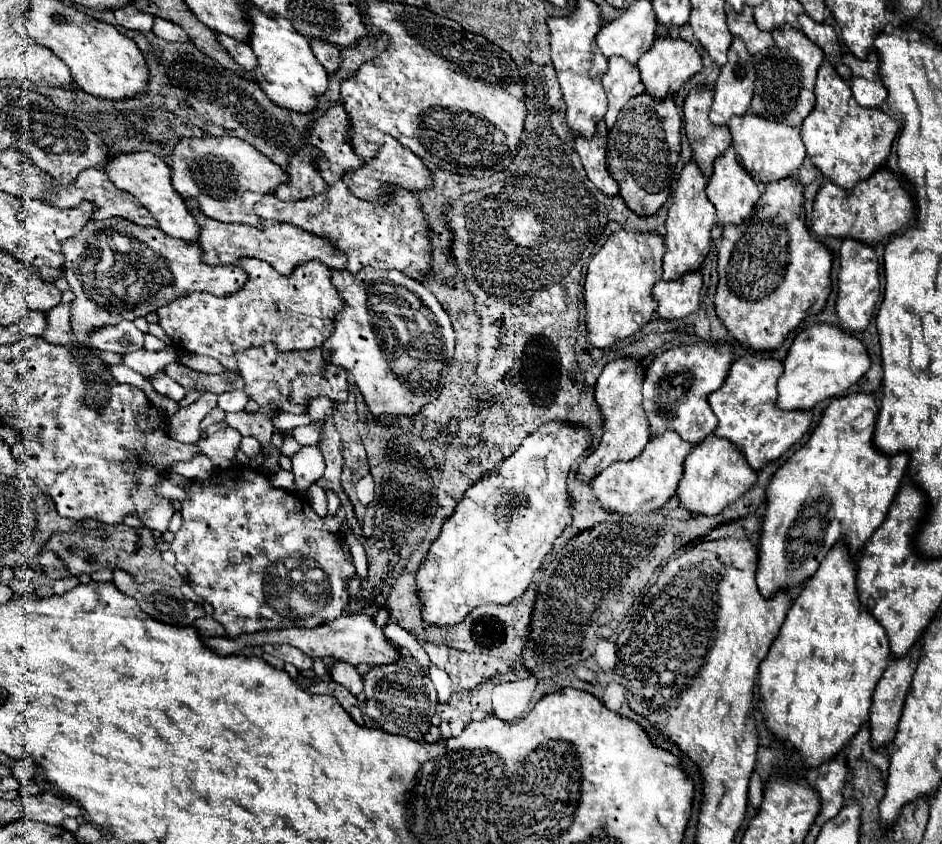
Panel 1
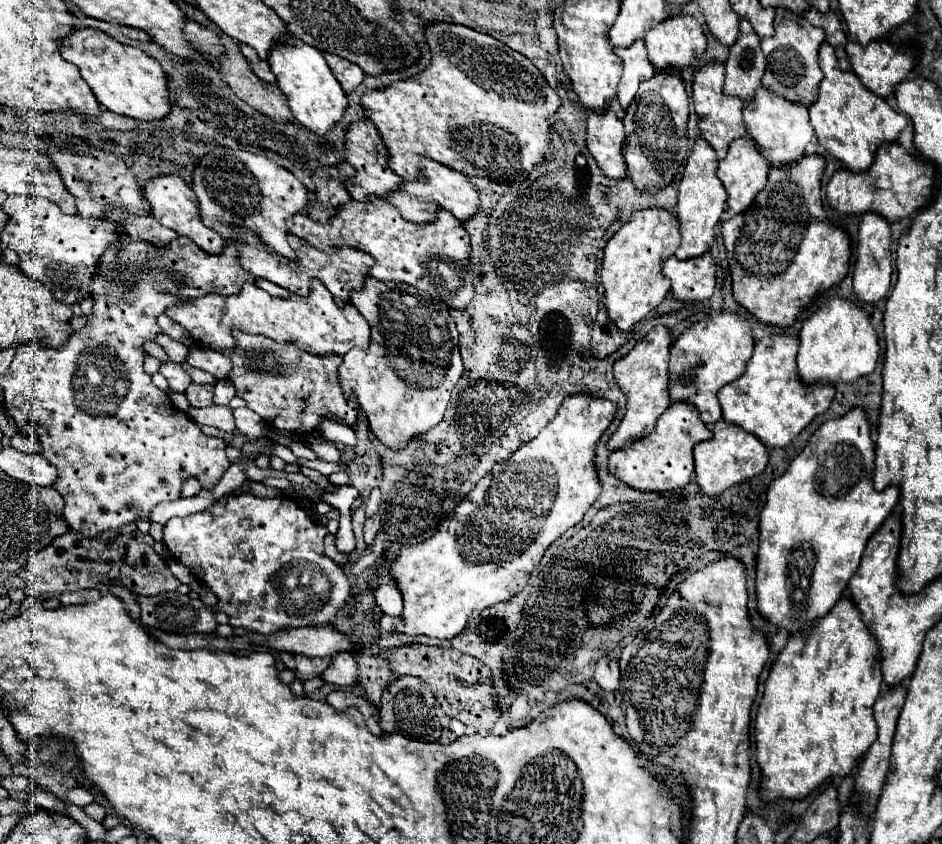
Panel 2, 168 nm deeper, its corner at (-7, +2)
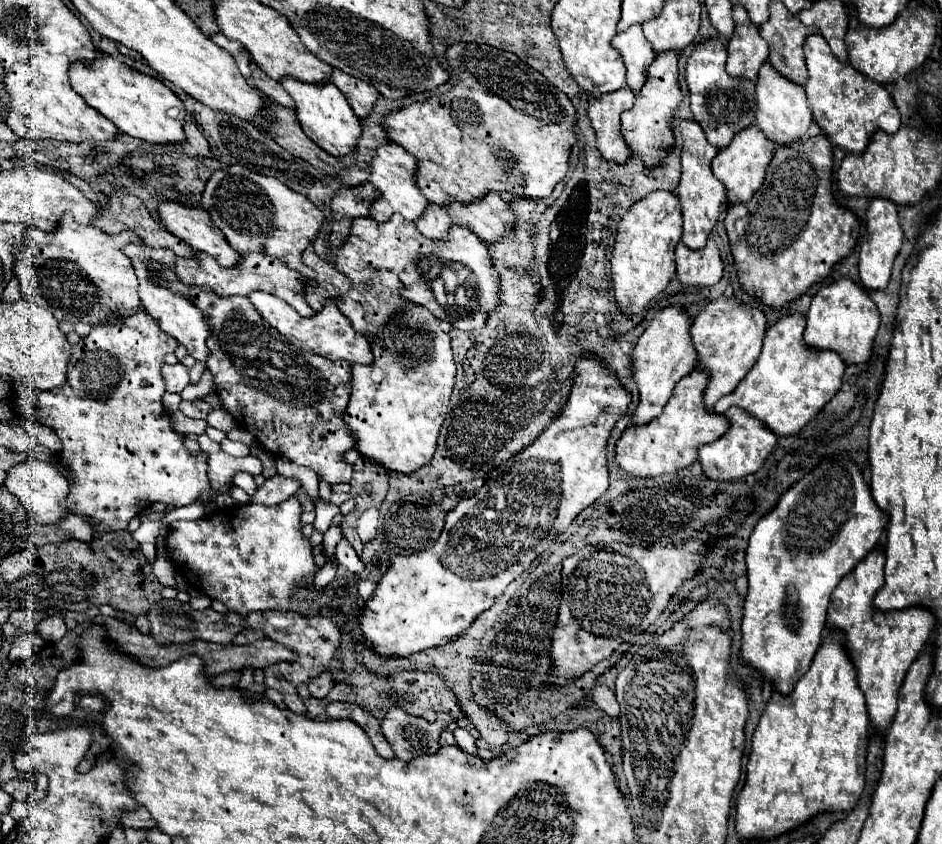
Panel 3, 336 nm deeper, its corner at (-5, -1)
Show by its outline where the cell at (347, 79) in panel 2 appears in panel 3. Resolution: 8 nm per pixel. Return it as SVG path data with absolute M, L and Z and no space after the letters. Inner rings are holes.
M332 69L330 79L344 93L346 101L350 103L350 107L360 119L364 119L370 113L374 101L380 97L380 93L372 85L368 85L366 81L360 81L358 77L342 73L340 69Z

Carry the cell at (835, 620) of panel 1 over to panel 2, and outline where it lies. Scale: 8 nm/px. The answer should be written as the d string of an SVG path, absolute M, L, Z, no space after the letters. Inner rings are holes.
M842 598L836 606L816 622L806 634L788 638L786 648L770 668L764 686L764 698L758 708L754 734L756 734L756 760L762 770L760 794L762 802L776 802L778 798L802 800L826 780L852 774L862 756L876 740L876 722L872 706L880 696L880 652L876 640L866 630L858 608L850 598Z

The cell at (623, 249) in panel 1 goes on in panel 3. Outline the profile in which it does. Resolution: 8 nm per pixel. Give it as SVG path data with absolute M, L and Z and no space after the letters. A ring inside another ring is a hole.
M654 191L638 205L632 205L618 223L618 235L612 251L614 301L624 315L638 315L662 293L674 277L674 249L682 235L680 203L672 193Z

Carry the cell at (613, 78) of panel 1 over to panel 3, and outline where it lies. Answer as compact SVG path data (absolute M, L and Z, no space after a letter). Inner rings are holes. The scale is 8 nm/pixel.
M632 25L626 33L618 33L612 39L612 47L622 55L624 65L628 69L626 85L638 93L646 81L648 67L656 59L656 53L650 49L650 43L646 41L642 27Z

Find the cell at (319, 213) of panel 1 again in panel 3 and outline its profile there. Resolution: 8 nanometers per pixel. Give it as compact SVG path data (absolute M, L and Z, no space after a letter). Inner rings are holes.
M394 215L386 223L378 223L370 217L356 217L342 247L330 253L330 261L340 273L354 281L366 281L370 269L390 269L402 281L402 297L414 303L422 303L442 321L452 323L458 329L474 331L484 325L484 319L498 305L496 297L496 271L490 261L488 247L470 229L452 225L448 239L428 239L418 233L412 221Z

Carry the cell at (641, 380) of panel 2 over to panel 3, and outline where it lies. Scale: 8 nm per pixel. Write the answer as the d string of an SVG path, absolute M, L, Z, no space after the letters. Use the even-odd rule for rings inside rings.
M672 305L654 315L646 331L640 335L634 353L630 361L630 371L632 379L640 391L640 403L630 419L632 427L642 427L648 425L654 417L658 417L672 397L672 391L676 383L686 377L686 373L692 373L696 365L696 353L694 347L690 345L690 319L682 311L682 307Z

